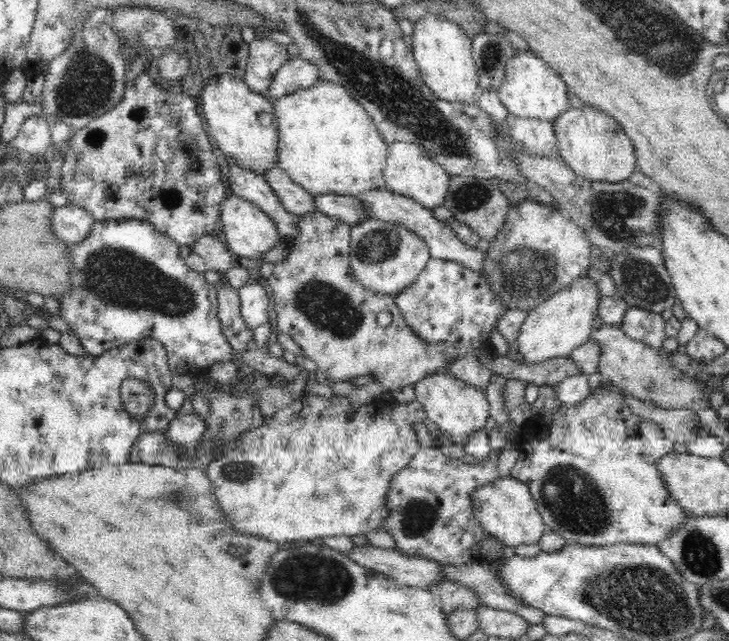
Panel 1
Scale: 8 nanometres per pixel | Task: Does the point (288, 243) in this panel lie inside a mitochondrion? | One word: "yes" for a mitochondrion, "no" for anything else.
no

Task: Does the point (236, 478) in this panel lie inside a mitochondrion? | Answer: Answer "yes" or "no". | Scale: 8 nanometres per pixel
yes

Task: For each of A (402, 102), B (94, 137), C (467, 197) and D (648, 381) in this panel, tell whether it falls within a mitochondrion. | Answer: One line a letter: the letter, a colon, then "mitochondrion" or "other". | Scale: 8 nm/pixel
A: mitochondrion
B: mitochondrion
C: mitochondrion
D: mitochondrion

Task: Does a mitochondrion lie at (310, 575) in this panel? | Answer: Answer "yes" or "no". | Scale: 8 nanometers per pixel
yes

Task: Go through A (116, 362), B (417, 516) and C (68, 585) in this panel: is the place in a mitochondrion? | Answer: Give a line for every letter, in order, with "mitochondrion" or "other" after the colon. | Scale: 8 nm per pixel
A: other
B: mitochondrion
C: other

